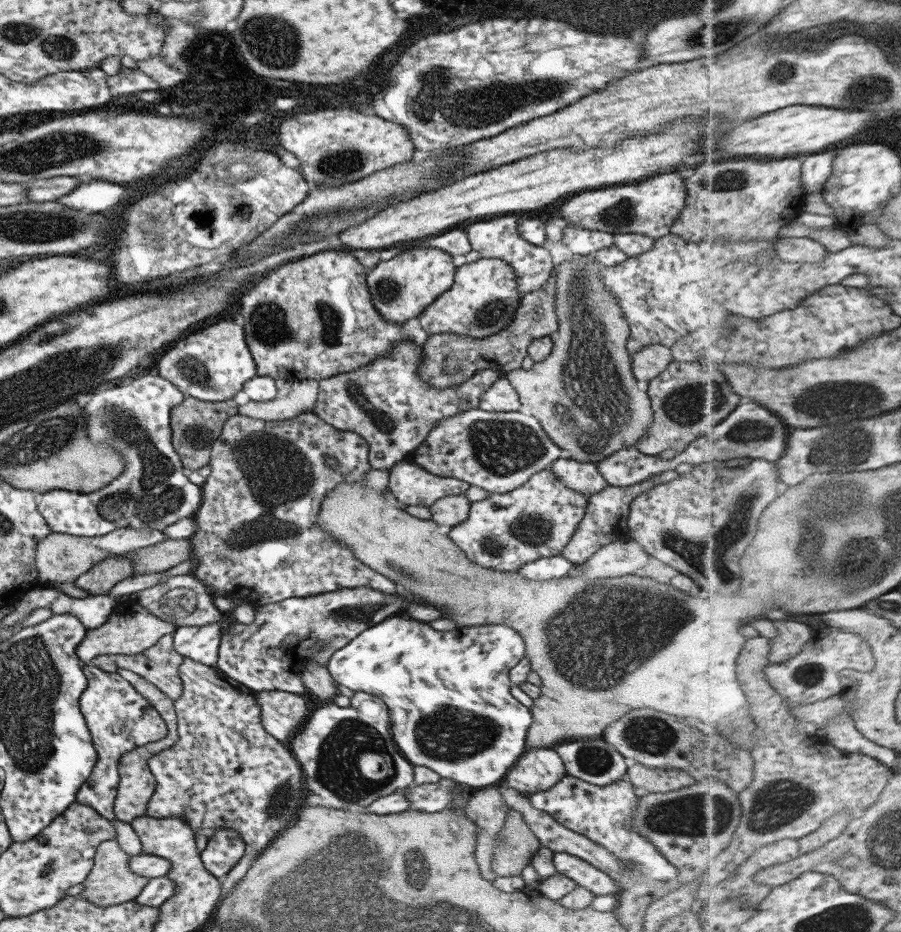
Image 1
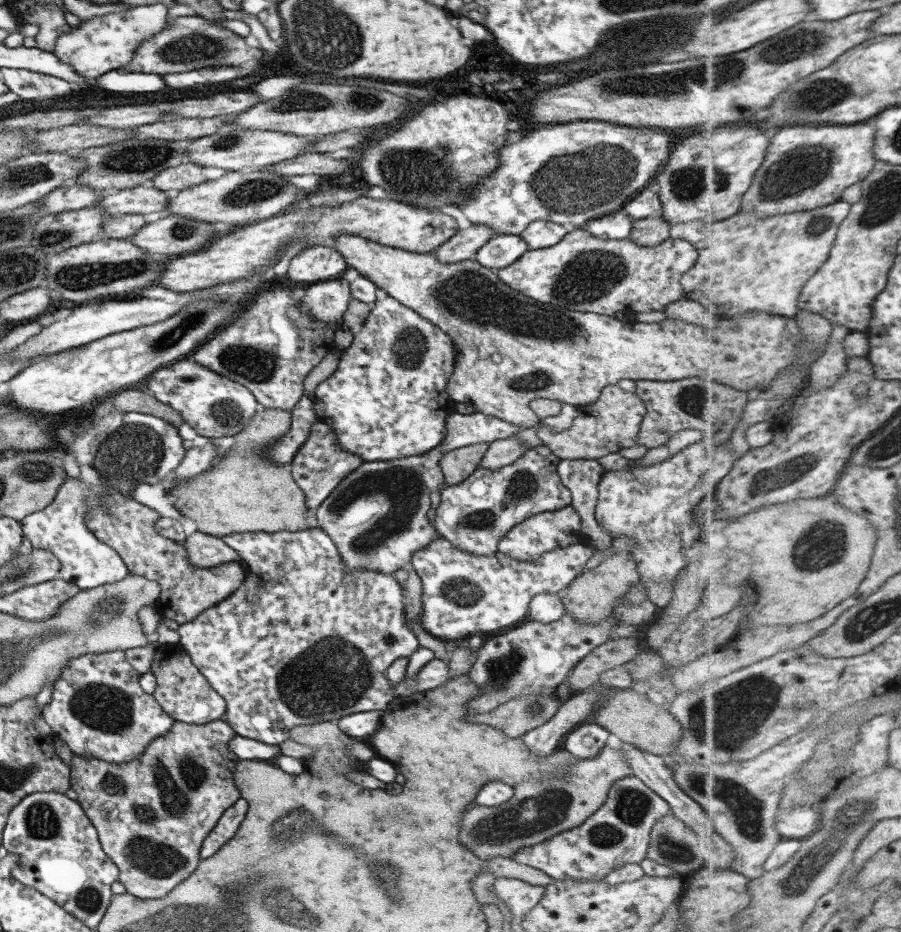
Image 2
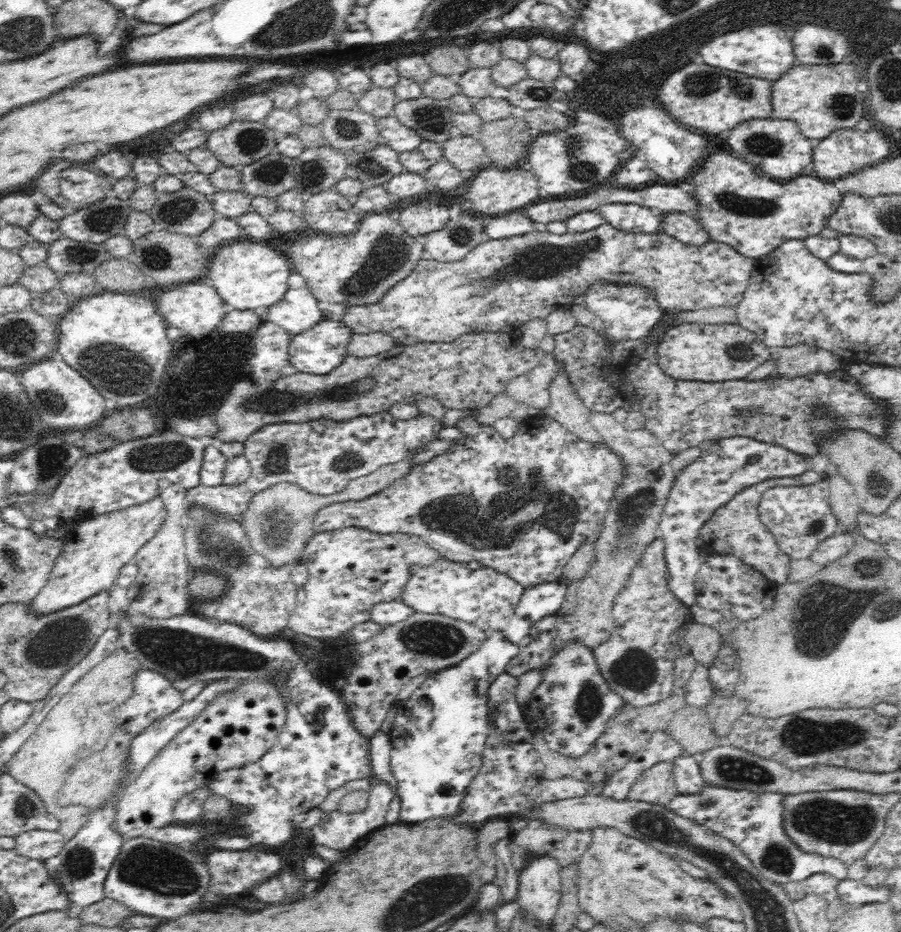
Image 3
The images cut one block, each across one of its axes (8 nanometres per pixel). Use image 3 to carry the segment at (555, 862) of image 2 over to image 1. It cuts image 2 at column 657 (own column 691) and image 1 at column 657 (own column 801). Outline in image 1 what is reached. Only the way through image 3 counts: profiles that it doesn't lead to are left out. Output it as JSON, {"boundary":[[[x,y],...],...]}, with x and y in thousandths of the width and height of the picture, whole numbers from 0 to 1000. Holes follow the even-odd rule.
{"boundary":[[[634,832],[623,834],[623,837],[600,850],[586,854],[592,867],[607,871],[618,884],[649,897],[649,899],[671,910],[680,916],[694,933],[723,944],[747,945],[751,940],[751,931],[747,929],[716,898],[707,892],[696,888],[698,878],[707,865],[707,856],[703,851],[704,844],[691,835],[673,842],[659,842]]]}

